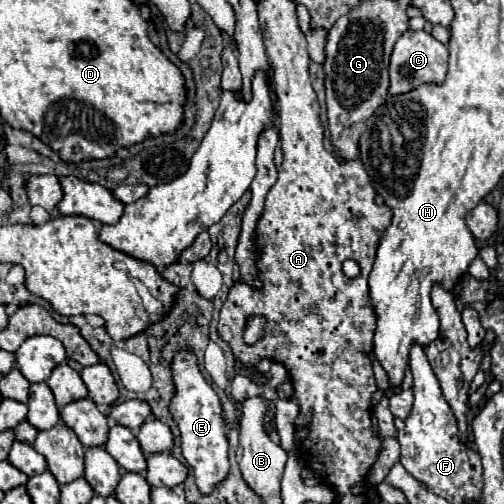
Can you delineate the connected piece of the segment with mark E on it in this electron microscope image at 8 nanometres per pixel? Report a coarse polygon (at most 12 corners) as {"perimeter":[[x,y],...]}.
{"perimeter":[[195,355],[173,361],[171,415],[201,493],[229,473],[227,427]]}

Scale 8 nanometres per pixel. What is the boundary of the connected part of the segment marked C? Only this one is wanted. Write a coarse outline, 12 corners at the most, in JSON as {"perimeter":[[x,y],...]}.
{"perimeter":[[405,31],[391,53],[391,95],[441,83],[447,47]]}

